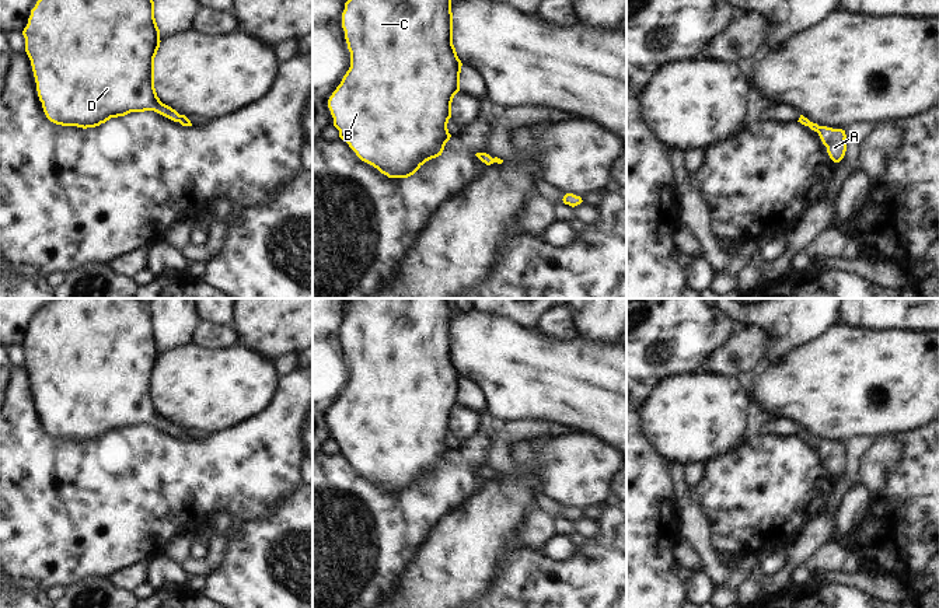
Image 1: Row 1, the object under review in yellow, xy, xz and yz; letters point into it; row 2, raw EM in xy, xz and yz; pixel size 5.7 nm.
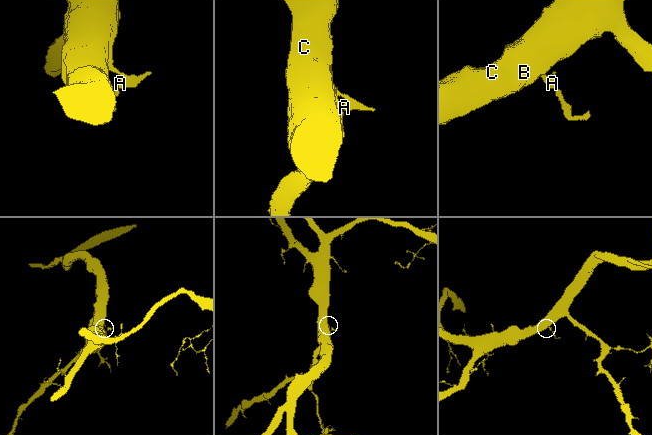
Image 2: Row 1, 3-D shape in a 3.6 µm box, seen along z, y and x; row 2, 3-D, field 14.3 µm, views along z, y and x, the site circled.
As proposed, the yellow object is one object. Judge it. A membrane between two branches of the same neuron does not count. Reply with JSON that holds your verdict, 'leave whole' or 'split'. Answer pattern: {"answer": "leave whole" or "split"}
{"answer": "leave whole"}

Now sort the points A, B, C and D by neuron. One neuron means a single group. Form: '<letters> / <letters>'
A B C D

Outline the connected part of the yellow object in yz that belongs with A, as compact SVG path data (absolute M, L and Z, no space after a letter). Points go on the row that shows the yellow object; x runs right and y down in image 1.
M800 115L799 120L802 125L809 126L811 130L817 132L823 144L827 147L827 153L834 163L839 163L847 151L847 134L842 129L832 129L827 126L818 126L810 122L807 118Z

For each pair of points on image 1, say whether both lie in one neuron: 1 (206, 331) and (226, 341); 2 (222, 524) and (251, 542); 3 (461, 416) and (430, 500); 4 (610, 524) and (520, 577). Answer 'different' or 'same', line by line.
1: same
2: different
3: different
4: same

